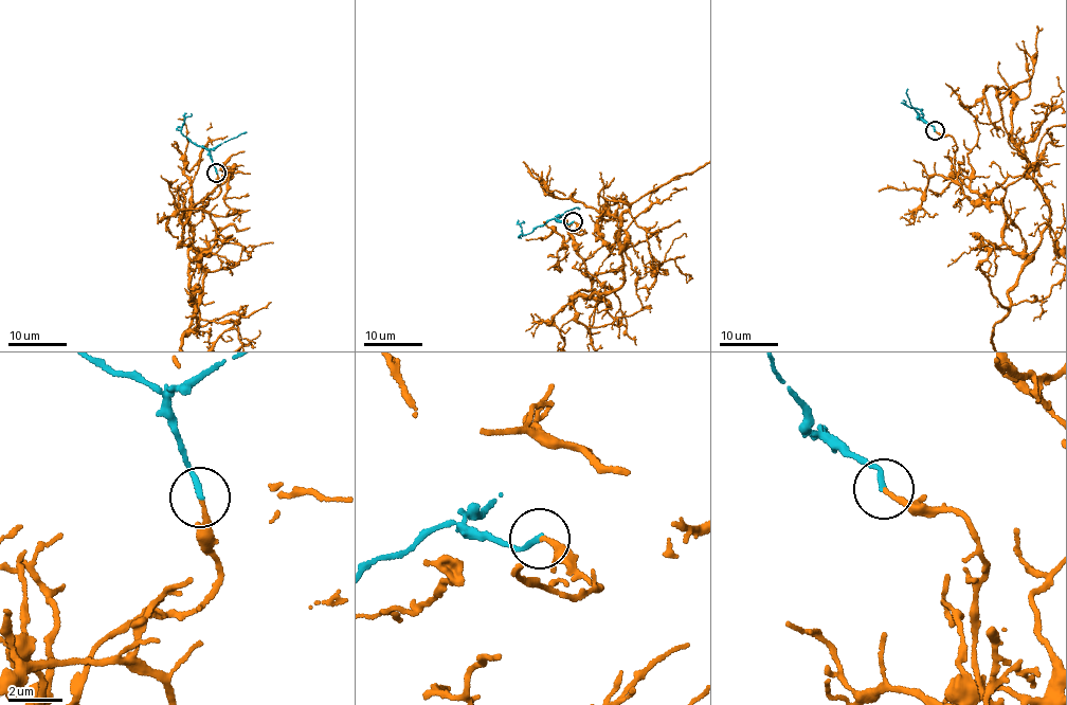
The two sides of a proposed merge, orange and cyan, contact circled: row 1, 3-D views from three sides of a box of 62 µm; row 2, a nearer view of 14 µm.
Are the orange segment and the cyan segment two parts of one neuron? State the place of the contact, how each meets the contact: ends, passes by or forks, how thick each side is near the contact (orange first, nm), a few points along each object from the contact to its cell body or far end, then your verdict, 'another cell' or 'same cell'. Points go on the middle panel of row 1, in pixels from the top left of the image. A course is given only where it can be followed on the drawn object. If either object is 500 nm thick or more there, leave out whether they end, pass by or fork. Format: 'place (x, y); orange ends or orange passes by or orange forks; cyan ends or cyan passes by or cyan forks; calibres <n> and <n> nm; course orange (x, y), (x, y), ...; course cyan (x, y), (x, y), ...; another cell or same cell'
place (573, 221); orange ends; cyan ends; calibres 160 and 220 nm; course cyan (573, 221), (567, 224), (555, 219), (525, 235), (520, 223), (524, 221); same cell

